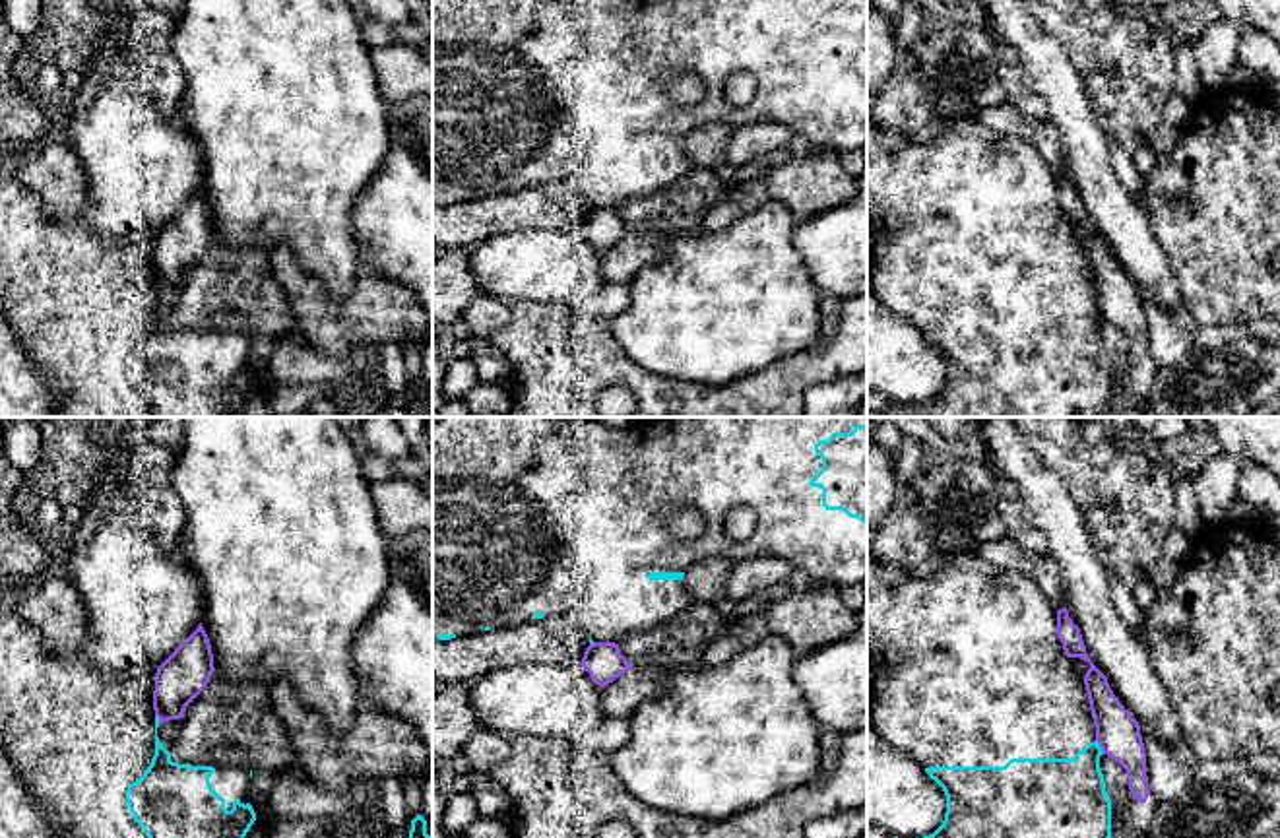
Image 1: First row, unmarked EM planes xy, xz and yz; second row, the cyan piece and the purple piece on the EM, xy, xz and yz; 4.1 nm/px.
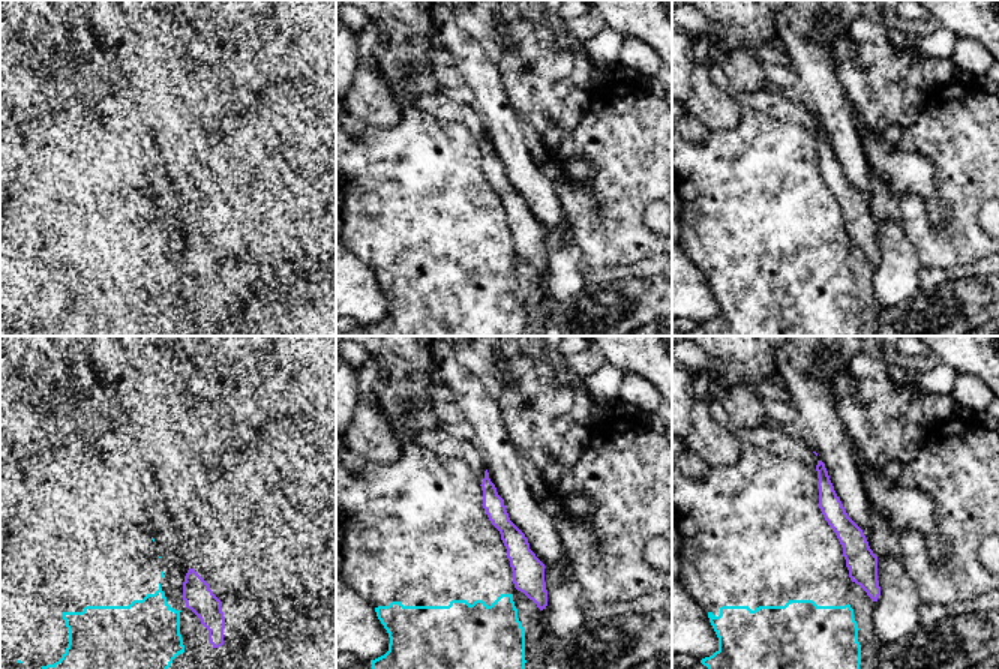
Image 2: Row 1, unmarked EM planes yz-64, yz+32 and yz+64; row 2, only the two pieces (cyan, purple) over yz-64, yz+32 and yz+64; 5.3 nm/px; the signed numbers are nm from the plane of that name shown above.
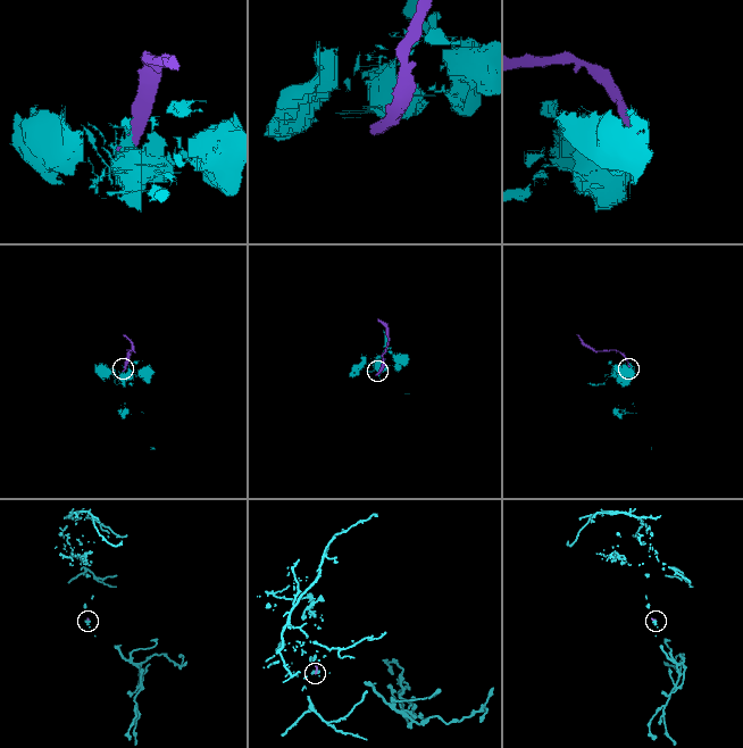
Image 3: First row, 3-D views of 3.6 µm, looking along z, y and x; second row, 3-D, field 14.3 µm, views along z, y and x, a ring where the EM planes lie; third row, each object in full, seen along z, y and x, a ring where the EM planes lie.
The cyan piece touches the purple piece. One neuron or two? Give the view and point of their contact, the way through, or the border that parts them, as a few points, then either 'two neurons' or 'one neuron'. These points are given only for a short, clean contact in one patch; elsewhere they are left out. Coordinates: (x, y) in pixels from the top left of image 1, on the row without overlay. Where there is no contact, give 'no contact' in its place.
yz (1100, 313) | two neurons

